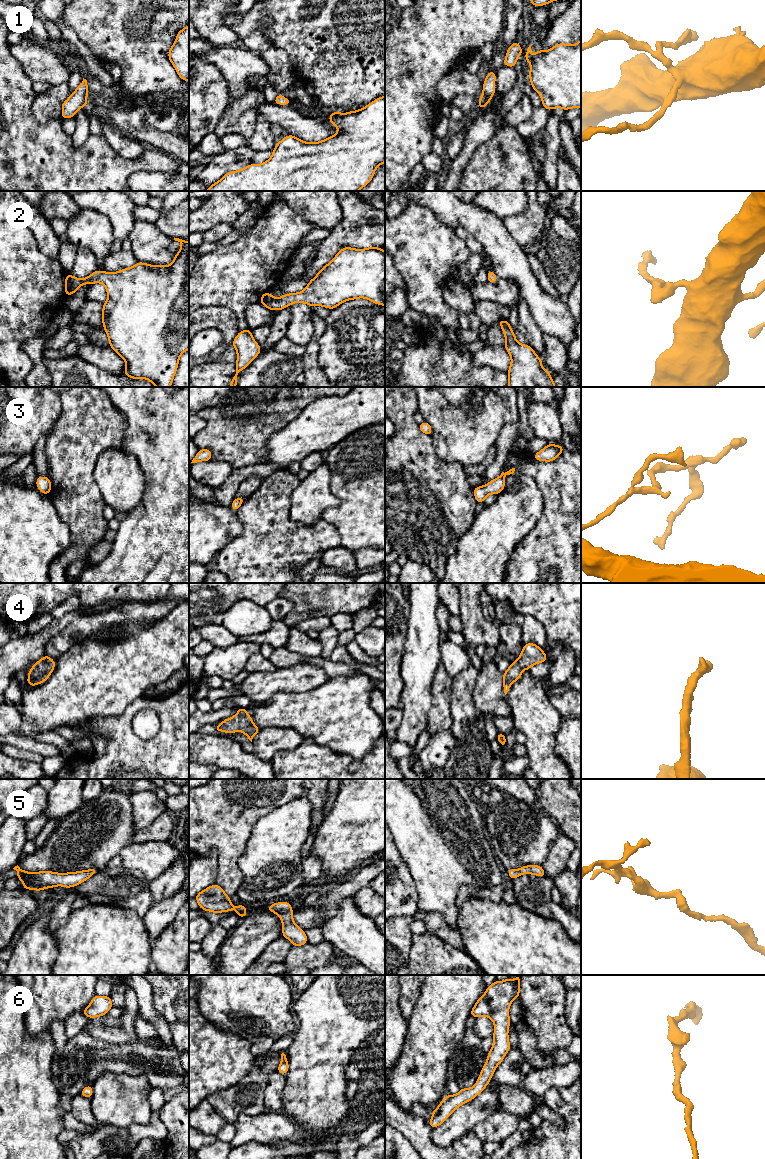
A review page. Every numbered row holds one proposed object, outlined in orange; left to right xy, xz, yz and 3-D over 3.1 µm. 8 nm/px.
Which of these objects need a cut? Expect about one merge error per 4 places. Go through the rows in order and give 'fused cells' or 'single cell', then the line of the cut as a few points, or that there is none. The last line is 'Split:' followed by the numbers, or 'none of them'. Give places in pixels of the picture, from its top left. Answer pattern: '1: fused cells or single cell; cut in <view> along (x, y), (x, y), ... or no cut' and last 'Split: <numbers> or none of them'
1: single cell; no cut
2: single cell; no cut
3: single cell; no cut
4: single cell; no cut
5: single cell; no cut
6: single cell; no cut
Split: none of them

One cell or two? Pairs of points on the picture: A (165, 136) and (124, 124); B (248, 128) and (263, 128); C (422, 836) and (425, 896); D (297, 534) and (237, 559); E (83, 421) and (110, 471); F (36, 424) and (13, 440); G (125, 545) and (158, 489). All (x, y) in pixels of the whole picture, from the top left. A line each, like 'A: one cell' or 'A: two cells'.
A: one cell
B: two cells
C: one cell
D: one cell
E: two cells
F: one cell
G: one cell

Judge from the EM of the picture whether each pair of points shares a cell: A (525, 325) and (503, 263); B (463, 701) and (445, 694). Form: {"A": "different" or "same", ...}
{"A": "different", "B": "different"}

